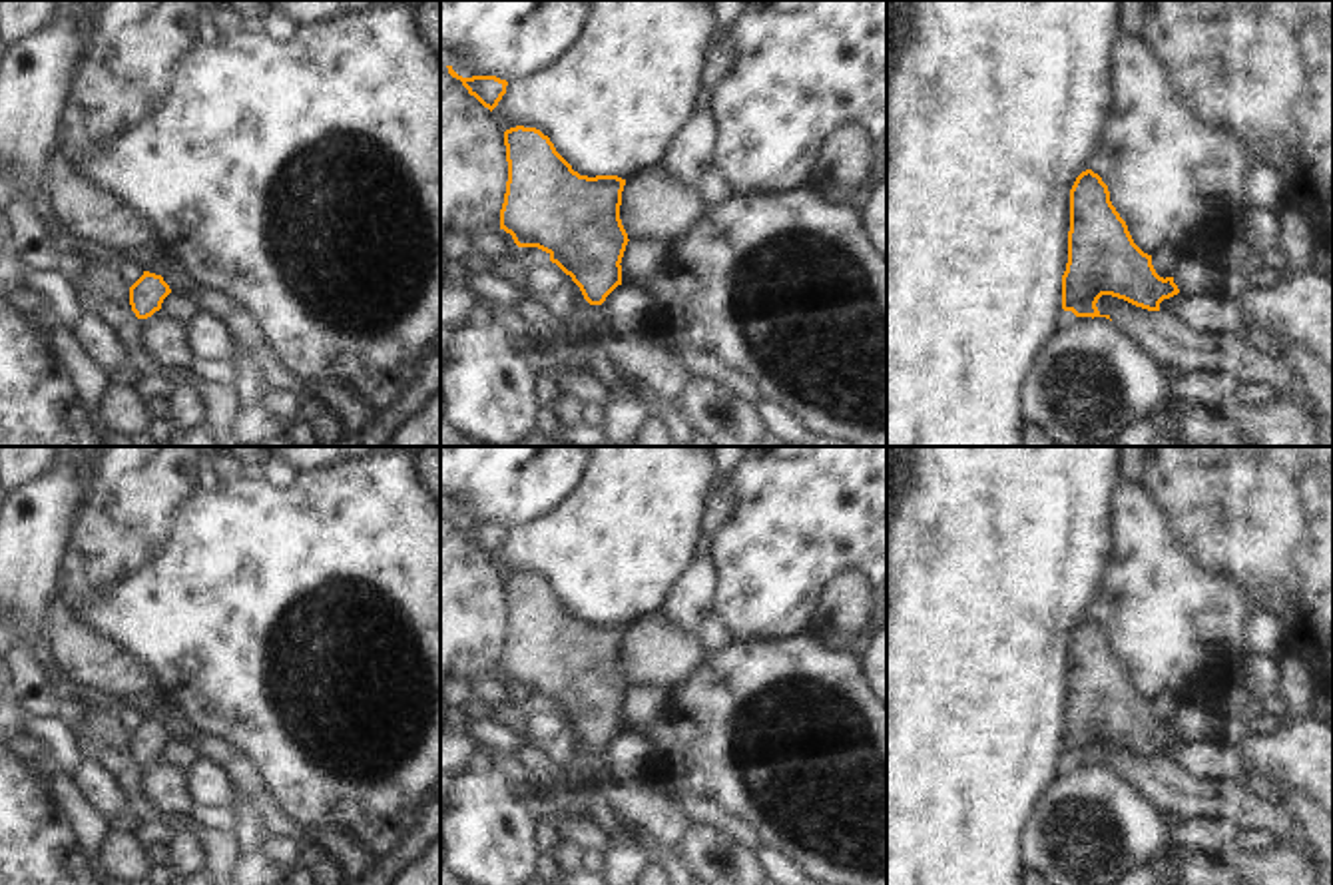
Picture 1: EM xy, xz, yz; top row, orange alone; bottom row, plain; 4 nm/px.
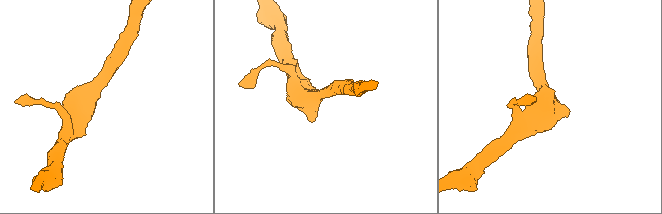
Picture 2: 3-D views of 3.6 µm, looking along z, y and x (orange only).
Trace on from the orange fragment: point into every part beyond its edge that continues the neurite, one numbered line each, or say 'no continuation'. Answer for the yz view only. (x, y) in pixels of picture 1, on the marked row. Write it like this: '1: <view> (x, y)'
no continuation

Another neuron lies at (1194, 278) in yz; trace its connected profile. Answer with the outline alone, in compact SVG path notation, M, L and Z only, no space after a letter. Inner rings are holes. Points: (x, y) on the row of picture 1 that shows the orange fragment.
M1188 255L1178 257L1174 283L1182 295L1227 297L1239 305L1243 305L1247 295L1253 291L1249 285L1249 275L1221 269L1217 261Z

